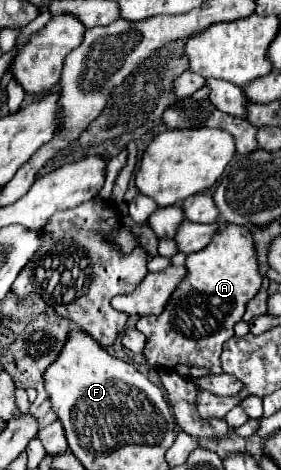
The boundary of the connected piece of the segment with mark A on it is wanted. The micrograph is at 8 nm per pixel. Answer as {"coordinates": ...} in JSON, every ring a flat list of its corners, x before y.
{"coordinates":[[221,223,211,243,187,255,187,275,173,291,161,315,145,315,137,319,137,329,147,337,143,357,151,367,167,367,185,379,197,379,211,373,223,373,219,355,223,343,235,333,233,327,243,319,247,301,261,287,261,273,253,249,249,227]]}

